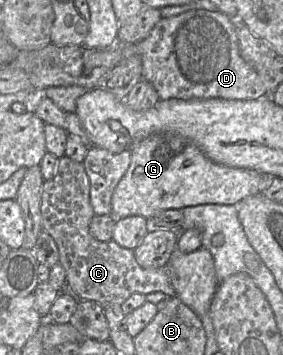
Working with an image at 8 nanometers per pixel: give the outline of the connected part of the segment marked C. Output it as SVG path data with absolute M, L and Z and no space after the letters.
M67 156L58 158L53 178L44 180L41 197L42 229L54 239L59 262L66 272L67 285L78 300L93 300L102 307L125 302L133 293L147 295L163 292L176 296L167 264L160 268L141 267L134 250L118 245L113 239L102 242L89 232L94 211L90 203L90 181L83 163Z

